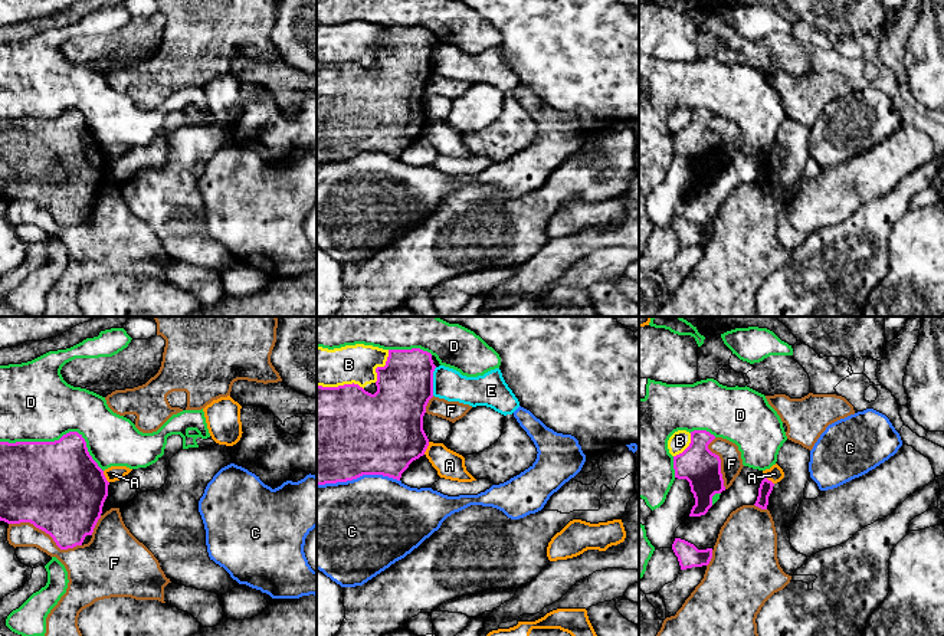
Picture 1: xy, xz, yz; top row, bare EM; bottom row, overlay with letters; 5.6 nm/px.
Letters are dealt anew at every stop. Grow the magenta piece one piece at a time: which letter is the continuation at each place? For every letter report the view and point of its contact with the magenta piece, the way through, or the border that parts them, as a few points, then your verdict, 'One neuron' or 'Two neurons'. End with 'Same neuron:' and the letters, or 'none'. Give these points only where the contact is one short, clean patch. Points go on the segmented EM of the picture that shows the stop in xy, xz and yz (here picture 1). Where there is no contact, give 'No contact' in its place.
A: Touches magenta at xz (426, 448). Boundary: xz (429, 442), (423, 453). Two neurons
B: Touches magenta at xz (340, 386). Two neurons
C: Touches magenta at xz (357, 476). Two neurons
D: Touches magenta at xy (58, 441). Two neurons
E: Touches magenta at xz (432, 382). Two neurons
F: Touches magenta at xy (46, 533). Two neurons
Same neuron: none

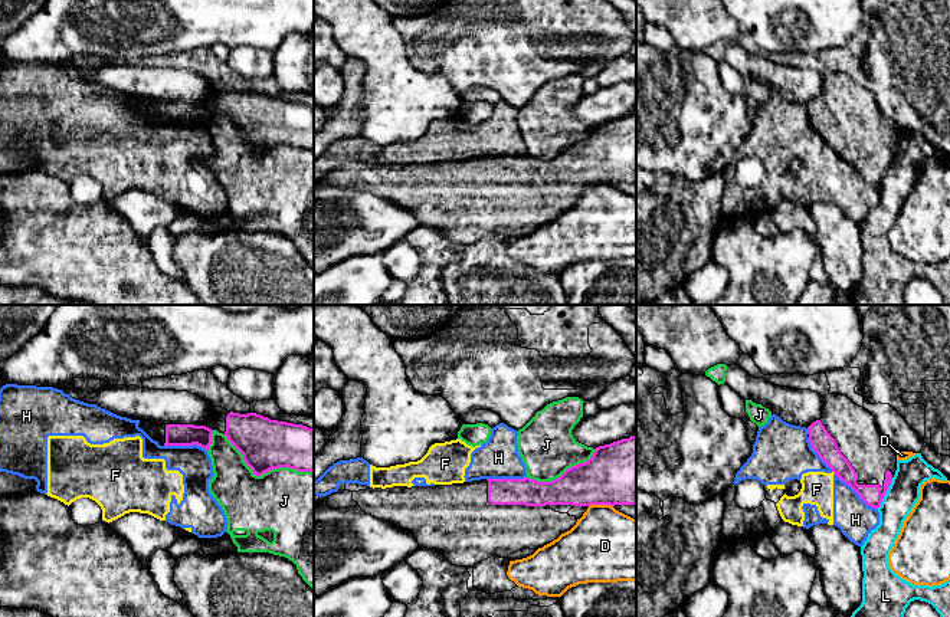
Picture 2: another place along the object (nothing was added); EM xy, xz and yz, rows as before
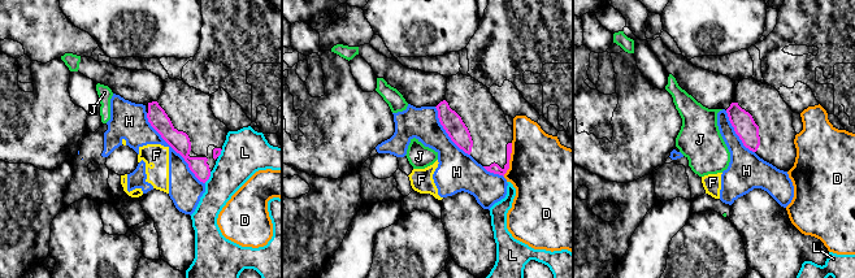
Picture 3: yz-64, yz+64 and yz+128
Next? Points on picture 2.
D: Touches magenta at xz (600, 504). Two neurons
F: Touches magenta at yz (834, 472). Boundary: yz (832, 471), (835, 473). Two neurons
H: Touches magenta at yz (857, 492). Two neurons
J: Touches magenta at xy (265, 472). Two neurons
L: Touches magenta at yz (885, 492). Boundary: yz (893, 478), (877, 508). Two neurons
Same neuron: none

